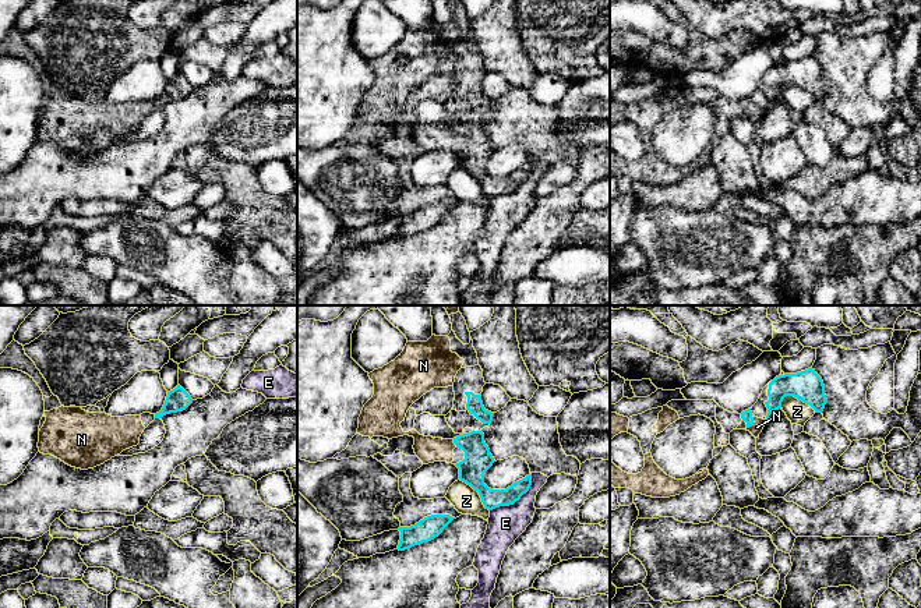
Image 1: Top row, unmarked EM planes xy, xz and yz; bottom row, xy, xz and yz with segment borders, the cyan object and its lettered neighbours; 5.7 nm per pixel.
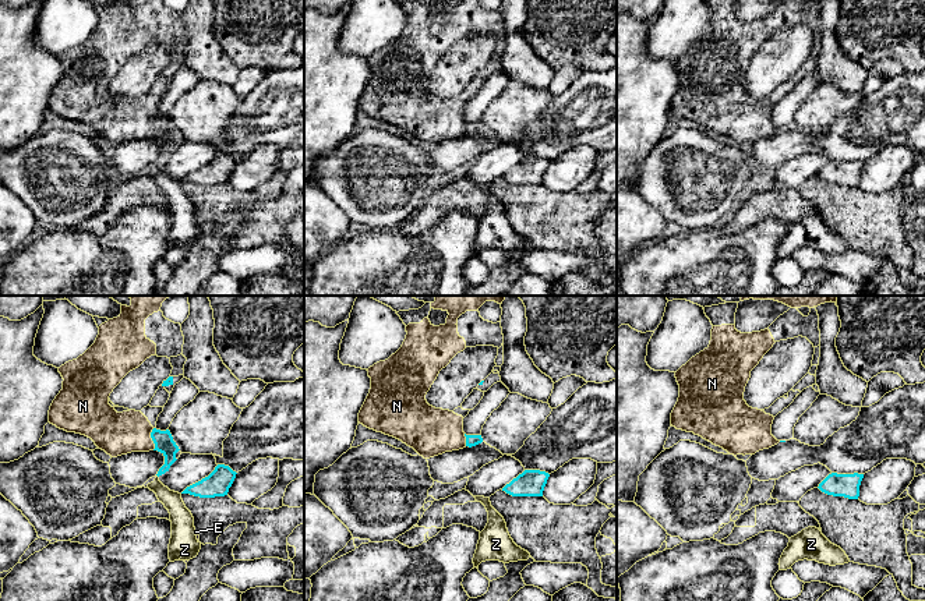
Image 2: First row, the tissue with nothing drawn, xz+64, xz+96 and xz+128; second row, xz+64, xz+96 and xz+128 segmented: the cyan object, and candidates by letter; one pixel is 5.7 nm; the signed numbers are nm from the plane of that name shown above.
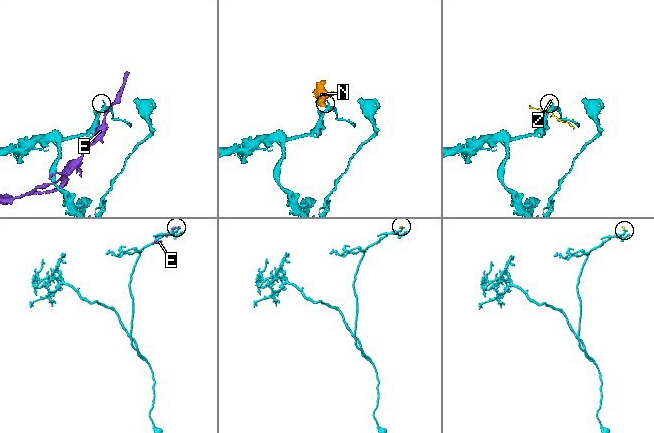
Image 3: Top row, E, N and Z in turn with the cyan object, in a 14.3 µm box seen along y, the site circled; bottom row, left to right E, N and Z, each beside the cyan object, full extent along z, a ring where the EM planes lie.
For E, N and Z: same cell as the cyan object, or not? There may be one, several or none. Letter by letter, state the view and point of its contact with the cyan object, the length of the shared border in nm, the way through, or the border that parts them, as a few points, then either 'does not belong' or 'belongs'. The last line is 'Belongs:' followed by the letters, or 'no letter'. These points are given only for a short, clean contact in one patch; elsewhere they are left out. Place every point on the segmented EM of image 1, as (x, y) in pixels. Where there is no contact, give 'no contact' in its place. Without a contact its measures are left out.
E: meets cyan in xz at (517, 499); contact 320 nm long; border along xz (532, 474), (529, 488), (518, 499), (490, 511); does not belong
N: meets cyan in yz at (752, 421); contact 90 nm long; runs through yz (747, 416), (752, 421), (757, 427); belongs
Z: meets cyan in yz at (798, 399); contact 220 nm long; border along yz (780, 402), (786, 396), (796, 396), (815, 410); does not belong
Belongs: N

